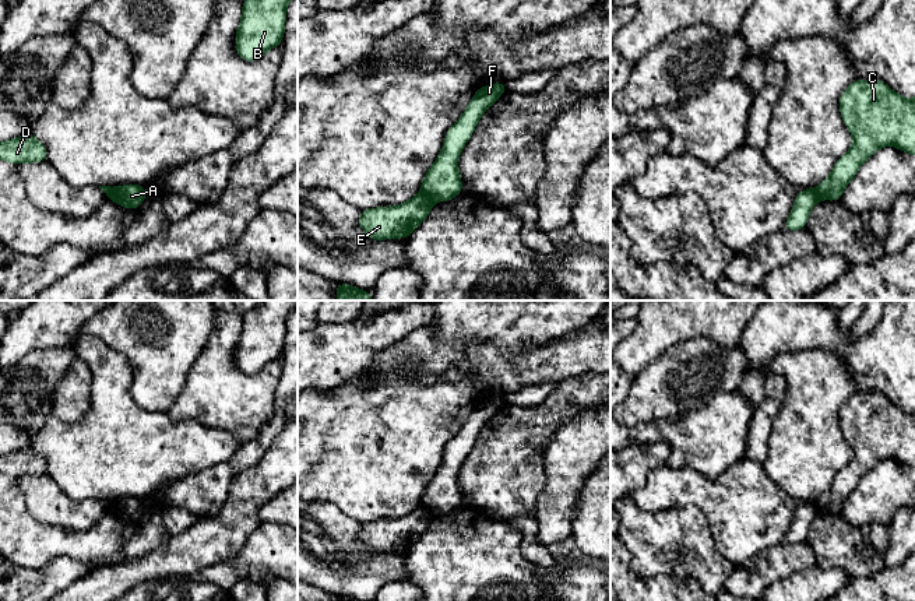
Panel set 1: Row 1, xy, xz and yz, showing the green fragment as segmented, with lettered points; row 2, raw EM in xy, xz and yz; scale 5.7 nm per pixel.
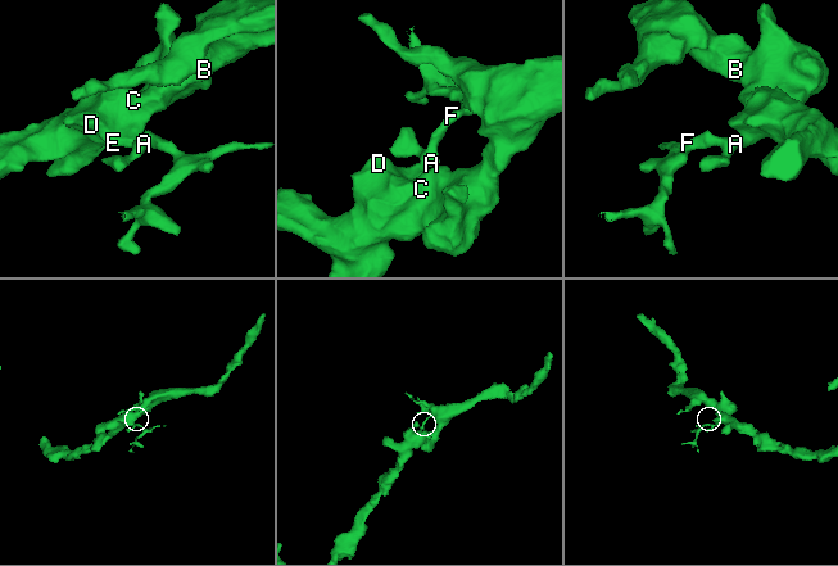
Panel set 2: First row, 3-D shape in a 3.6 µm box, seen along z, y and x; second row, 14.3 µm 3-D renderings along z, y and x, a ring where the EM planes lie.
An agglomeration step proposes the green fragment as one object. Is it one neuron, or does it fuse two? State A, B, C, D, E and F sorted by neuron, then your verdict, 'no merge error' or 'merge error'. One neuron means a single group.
A F / B C D E | merge error

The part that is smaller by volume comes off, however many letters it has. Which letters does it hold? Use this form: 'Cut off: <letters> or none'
Cut off: A, F

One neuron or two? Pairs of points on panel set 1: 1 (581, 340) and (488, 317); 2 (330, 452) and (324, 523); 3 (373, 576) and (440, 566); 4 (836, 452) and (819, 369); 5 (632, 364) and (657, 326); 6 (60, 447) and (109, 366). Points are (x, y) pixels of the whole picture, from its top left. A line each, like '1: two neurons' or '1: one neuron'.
1: two neurons
2: two neurons
3: two neurons
4: one neuron
5: one neuron
6: one neuron

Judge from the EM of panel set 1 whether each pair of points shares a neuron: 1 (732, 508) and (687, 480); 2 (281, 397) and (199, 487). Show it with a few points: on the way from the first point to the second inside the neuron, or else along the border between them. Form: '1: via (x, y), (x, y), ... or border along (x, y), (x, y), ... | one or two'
1: via (721, 502), (699, 491) | one
2: via (277, 424), (249, 454), (225, 471) | one

